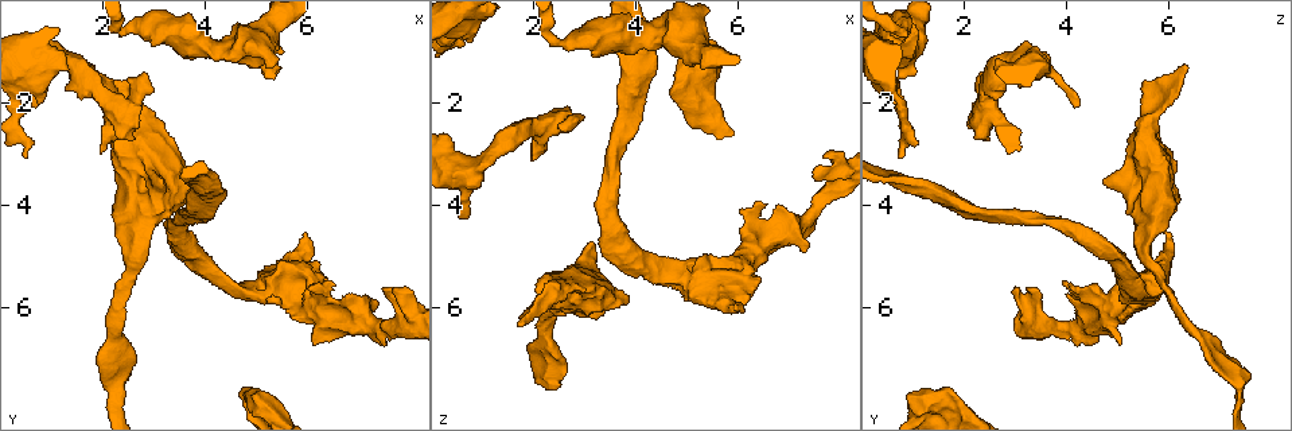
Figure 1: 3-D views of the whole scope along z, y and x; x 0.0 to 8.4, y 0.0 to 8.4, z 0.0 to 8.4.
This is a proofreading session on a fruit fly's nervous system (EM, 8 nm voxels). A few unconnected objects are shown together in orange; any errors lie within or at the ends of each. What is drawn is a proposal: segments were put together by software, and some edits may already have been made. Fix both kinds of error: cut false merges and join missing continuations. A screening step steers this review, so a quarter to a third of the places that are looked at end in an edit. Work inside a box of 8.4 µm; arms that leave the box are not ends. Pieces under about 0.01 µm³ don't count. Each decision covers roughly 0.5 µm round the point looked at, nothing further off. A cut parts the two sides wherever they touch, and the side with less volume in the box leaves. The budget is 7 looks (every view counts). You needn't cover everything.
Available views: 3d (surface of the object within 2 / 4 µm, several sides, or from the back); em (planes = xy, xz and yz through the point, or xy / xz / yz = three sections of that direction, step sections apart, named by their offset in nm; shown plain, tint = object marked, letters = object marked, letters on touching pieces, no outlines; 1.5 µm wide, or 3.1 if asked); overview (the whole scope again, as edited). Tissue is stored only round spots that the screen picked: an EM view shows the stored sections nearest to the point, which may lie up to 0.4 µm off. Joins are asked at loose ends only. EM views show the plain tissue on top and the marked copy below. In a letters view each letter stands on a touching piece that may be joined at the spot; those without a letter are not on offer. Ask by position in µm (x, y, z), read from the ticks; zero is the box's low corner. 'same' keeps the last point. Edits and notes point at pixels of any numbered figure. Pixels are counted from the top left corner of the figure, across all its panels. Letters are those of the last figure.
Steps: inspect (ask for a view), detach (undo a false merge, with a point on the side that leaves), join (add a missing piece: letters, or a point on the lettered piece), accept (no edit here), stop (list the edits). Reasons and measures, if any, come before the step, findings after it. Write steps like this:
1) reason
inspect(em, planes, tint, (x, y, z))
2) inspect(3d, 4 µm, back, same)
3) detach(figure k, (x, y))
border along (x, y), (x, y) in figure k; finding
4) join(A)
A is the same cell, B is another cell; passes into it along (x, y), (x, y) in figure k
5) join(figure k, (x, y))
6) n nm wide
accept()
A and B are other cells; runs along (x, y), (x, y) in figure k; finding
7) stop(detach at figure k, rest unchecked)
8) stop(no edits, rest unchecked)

free end
inspect(em, planes, letters, (5.80, 5.25, 5.00))

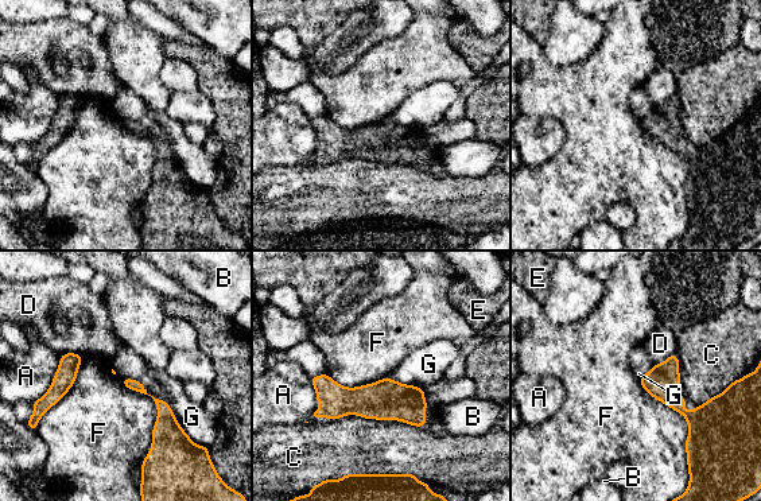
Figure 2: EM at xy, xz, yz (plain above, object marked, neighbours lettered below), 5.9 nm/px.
G touches over 600 nm
accept()
A, B, C, D, E, F and G are other cells; runs along (422, 402), (334, 402), (317, 415) in figure 2; no lettered piece goes on from it

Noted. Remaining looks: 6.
branch stops here
inspect(3d, 4 µm, (4.95, 7.75, 0.95))

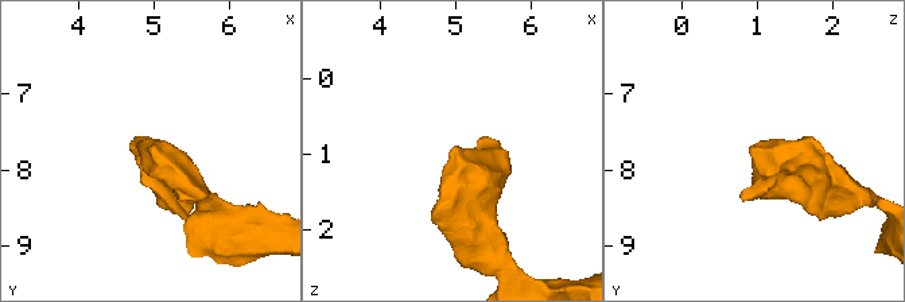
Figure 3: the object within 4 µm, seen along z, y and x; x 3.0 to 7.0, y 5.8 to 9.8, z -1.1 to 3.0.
shape alone is not enough
inspect(em, planes, letters, (5.00, 7.70, 0.85))

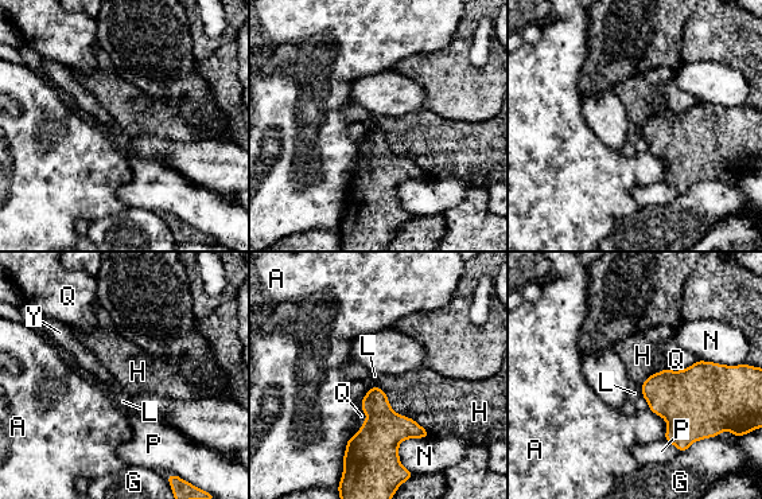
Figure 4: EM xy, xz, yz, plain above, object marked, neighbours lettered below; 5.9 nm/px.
accept()
A, G, H, L, N, P, Q and Y are other cells; none of them fits

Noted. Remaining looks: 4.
an open end
inspect(3d, 4 µm, (1.70, 1.25, 6.35))

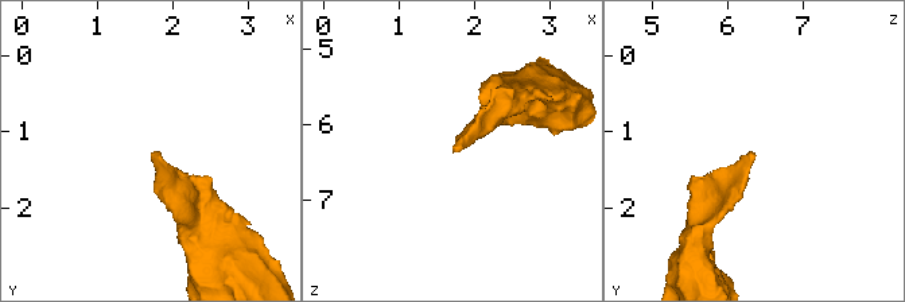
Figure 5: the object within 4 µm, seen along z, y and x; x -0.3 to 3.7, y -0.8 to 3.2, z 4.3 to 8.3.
now the EM
inspect(em, planes, letters, (1.70, 1.30, 6.30))

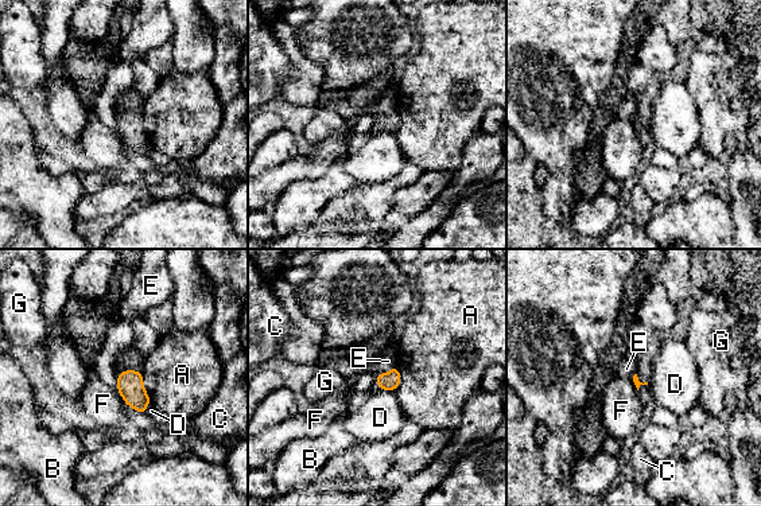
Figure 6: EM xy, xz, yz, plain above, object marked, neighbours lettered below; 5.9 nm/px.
A touches over 200 nm
accept()
A, B, C, D, E, F and G are other cells; border along (396, 365), (376, 376) in figure 6; none of them fits

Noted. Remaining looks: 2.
stop(no edits, rest unchecked)

